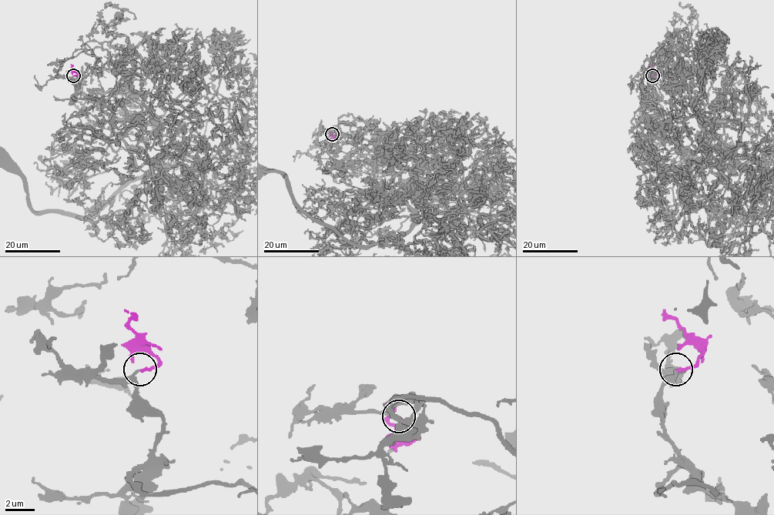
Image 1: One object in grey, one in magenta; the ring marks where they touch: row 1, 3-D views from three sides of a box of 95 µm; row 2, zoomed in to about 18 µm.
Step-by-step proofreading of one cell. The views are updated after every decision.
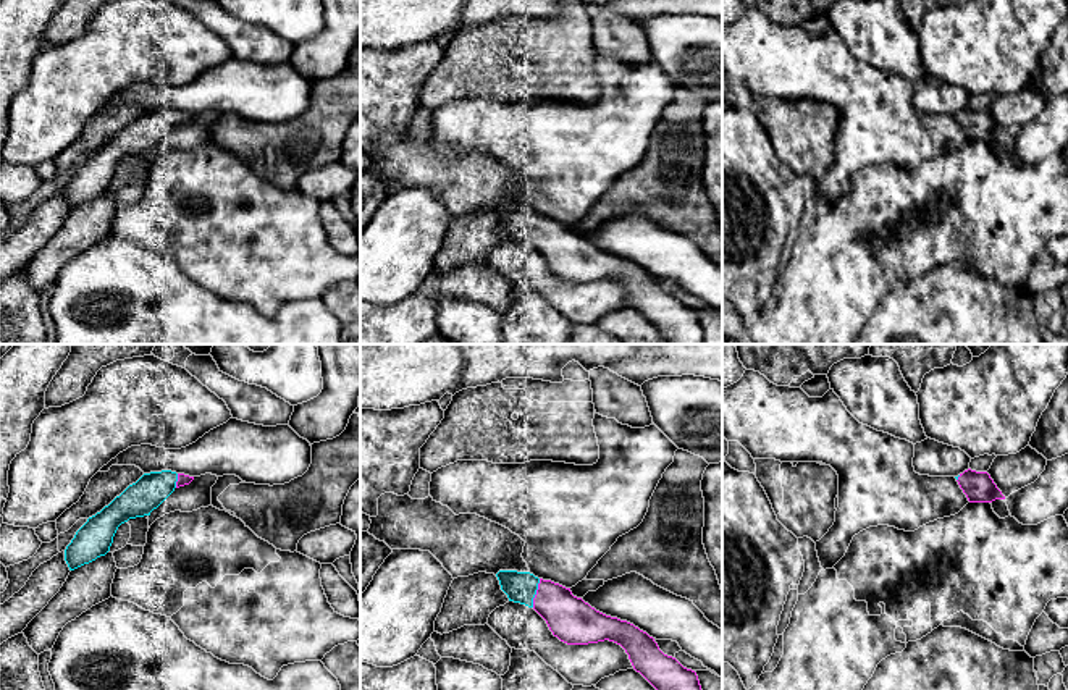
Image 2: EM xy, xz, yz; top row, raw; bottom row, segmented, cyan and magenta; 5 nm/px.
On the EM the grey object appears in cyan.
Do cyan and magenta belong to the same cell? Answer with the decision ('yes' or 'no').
yes

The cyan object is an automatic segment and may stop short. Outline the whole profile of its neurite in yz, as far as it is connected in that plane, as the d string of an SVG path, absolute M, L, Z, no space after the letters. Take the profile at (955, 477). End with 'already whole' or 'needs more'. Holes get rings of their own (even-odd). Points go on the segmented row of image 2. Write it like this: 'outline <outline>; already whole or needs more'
outline M965 470L955 477L969 503L992 503L1005 499L987 472Z; needs more

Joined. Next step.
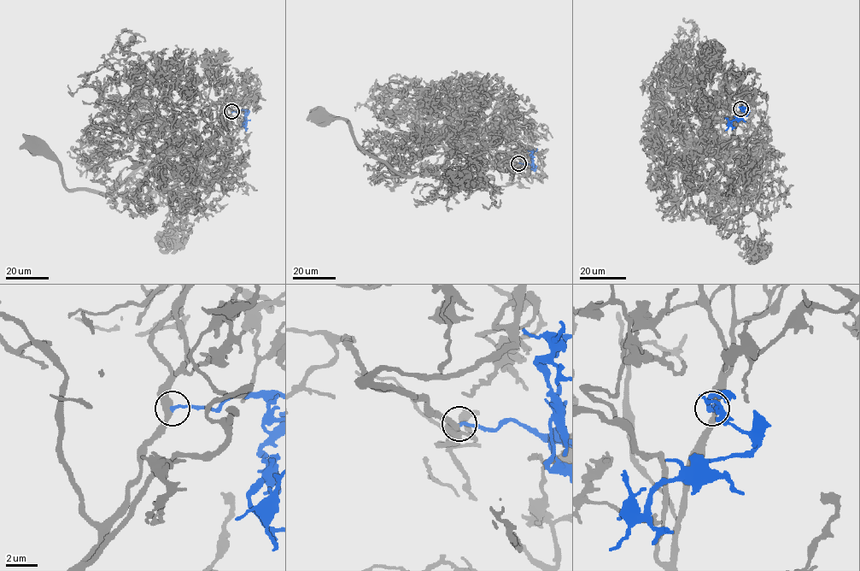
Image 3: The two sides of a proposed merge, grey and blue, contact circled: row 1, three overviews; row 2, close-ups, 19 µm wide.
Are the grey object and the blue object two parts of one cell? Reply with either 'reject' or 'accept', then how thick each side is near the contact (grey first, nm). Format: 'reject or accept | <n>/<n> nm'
accept | 360/200 nm

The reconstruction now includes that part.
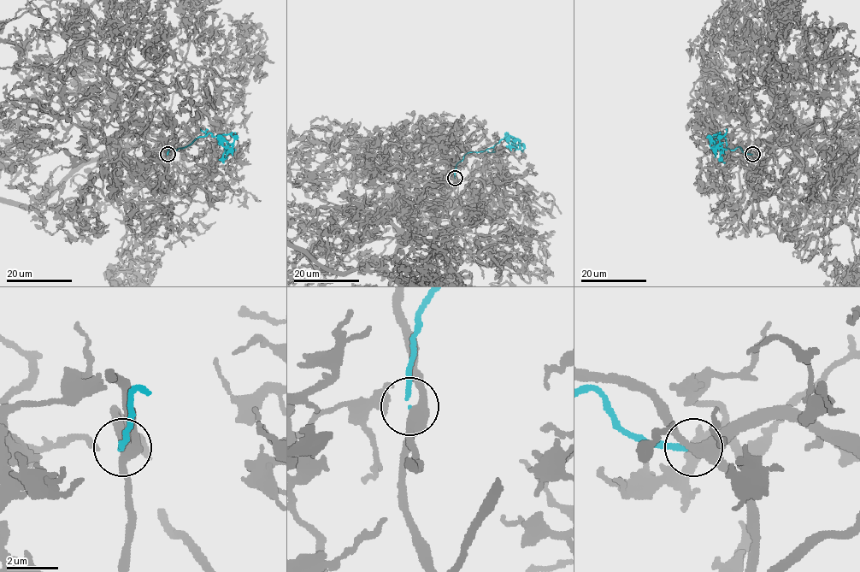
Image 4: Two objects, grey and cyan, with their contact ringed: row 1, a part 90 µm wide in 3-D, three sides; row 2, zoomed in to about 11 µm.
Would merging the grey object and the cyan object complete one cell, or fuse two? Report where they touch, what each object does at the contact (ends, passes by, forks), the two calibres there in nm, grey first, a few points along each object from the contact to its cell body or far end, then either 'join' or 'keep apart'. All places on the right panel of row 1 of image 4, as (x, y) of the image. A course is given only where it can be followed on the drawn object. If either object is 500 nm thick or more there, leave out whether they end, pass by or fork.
(752, 154) | grey forks | cyan ends | 360/170 nm | grey via (751, 154), (774, 159), (793, 127), (837, 162), (845, 197), (828, 205), (781, 196), (766, 179), (755, 132) | cyan via (751, 154), (728, 148), (726, 139), (714, 134), (718, 134), (718, 146), (723, 149), (720, 159), (725, 162) | keep apart

